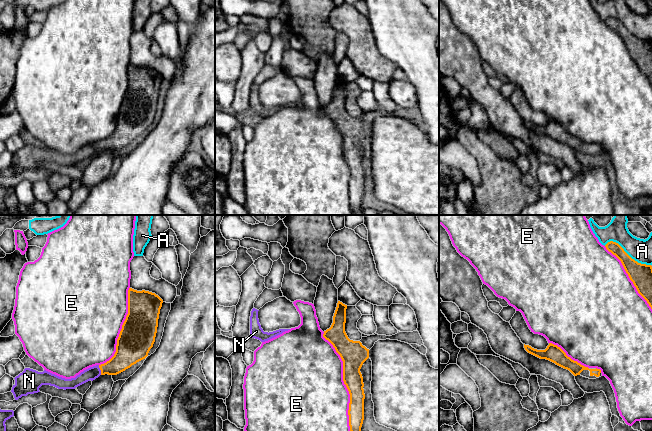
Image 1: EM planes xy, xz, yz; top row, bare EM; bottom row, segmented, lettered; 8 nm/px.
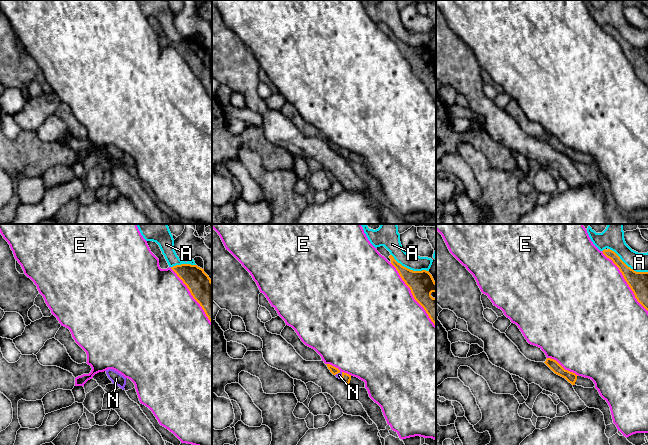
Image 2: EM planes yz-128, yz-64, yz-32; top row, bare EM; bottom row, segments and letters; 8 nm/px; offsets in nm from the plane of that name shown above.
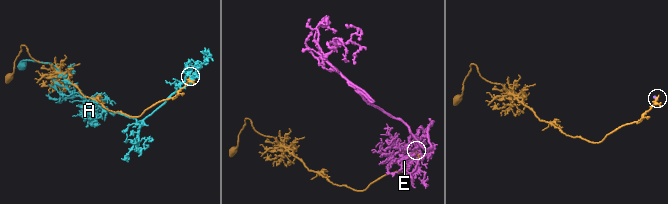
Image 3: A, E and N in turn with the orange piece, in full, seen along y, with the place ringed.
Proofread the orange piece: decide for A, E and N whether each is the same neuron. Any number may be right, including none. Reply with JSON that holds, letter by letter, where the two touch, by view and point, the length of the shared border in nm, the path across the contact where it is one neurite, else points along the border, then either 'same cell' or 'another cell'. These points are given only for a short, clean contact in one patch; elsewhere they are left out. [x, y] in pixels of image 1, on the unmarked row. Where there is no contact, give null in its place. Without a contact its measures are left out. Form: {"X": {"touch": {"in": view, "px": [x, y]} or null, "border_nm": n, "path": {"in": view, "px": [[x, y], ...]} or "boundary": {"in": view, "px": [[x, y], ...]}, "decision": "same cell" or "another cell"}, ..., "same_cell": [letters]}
{"A": {"touch": {"in": "yz", "px": [626, 29]}, "border_nm": 400, "decision": "another cell"}, "E": {"touch": {"in": "xz", "px": [345, 160]}, "border_nm": 900, "decision": "another cell"}, "N": {"touch": {"in": "xy", "px": [100, 145]}, "border_nm": 80, "path": {"in": "xy", "px": [[127, 130], [113, 143], [100, 145], [92, 149]]}, "decision": "same cell"}, "same_cell": ["N"]}

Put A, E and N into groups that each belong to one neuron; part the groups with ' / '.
A / E / N

